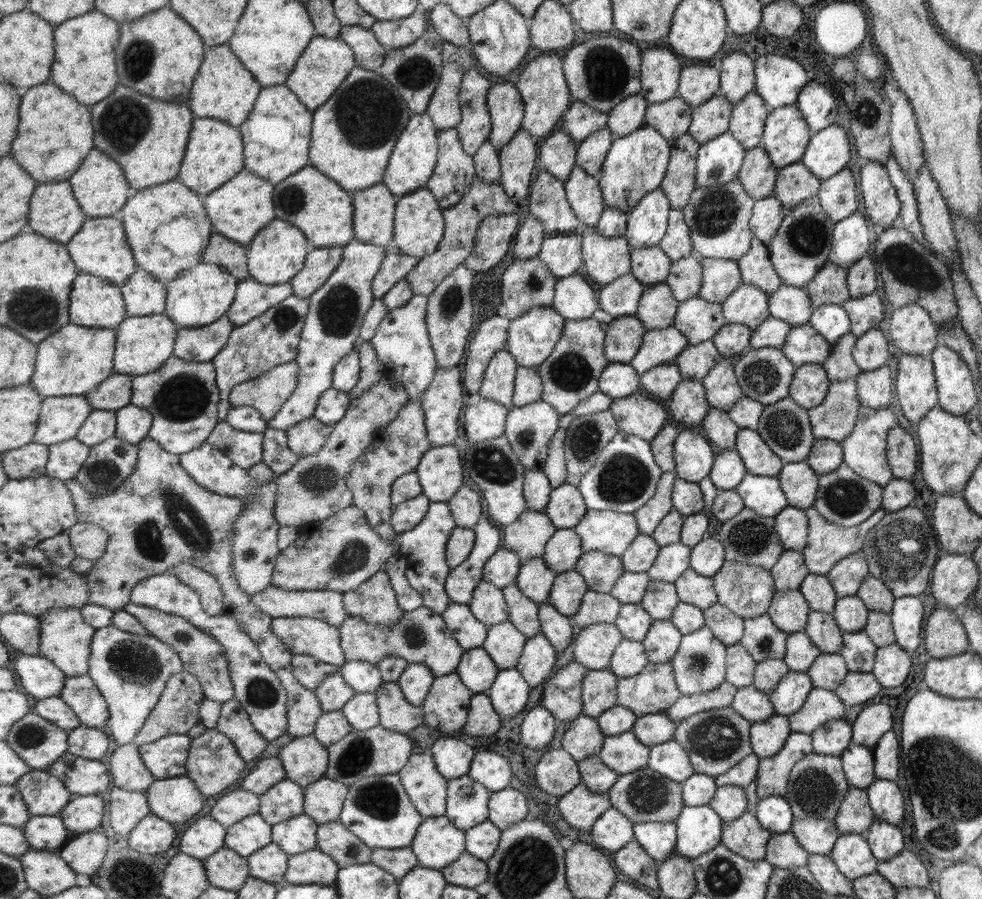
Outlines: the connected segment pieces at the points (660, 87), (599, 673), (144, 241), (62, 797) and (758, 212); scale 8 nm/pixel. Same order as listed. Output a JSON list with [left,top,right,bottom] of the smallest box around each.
[[642,49,681,103],[582,668,620,719],[120,180,215,284],[16,770,75,816],[749,195,785,244]]

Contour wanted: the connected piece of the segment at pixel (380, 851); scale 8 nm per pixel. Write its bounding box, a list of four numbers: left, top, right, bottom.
[371,847,418,880]

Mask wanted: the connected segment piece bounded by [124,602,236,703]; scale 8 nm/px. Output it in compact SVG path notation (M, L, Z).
M129 602L124 610L136 616L151 635L170 644L180 654L185 670L194 674L202 683L206 698L222 703L236 698L235 686L230 675L230 666L229 661L226 659L225 647L215 637L203 633L201 629L191 625L185 618L161 612L156 608Z

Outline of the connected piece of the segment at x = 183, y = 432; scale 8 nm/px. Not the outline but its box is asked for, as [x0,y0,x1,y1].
[132,355,220,454]

